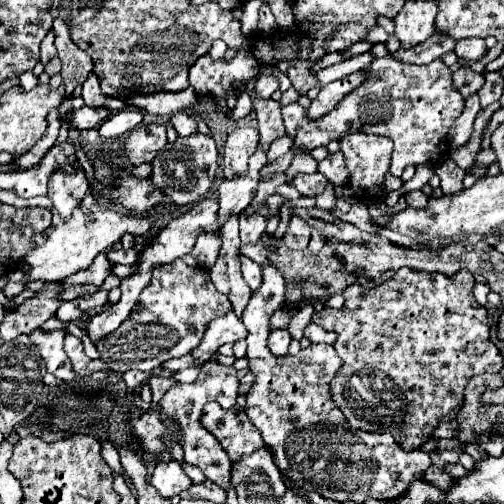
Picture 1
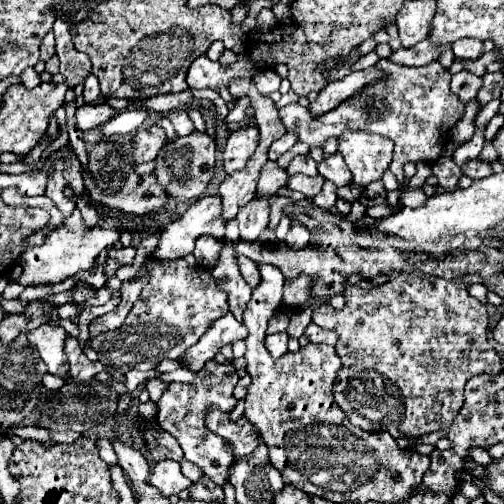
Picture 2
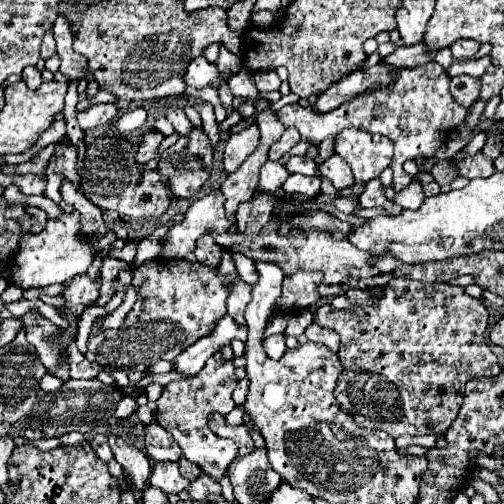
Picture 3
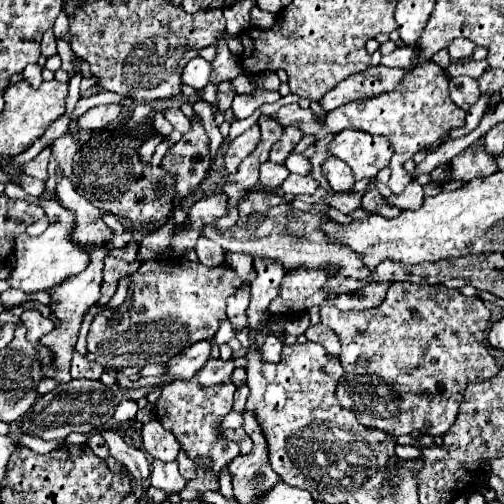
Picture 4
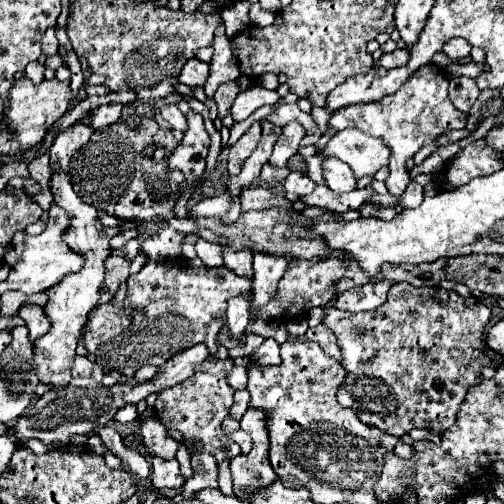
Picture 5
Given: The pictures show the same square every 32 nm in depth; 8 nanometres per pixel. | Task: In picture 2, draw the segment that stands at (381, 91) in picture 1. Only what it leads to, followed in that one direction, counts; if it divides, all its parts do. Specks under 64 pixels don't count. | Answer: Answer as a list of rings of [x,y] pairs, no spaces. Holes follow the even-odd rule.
[[[430,62],[426,66],[420,68],[408,68],[408,66],[398,66],[398,64],[386,64],[386,74],[388,78],[380,84],[370,84],[364,92],[358,92],[352,100],[346,100],[344,104],[340,104],[338,108],[322,114],[322,116],[312,116],[308,108],[300,108],[300,104],[288,104],[284,108],[280,108],[280,118],[284,122],[286,128],[294,128],[300,136],[300,142],[306,142],[308,146],[322,146],[330,136],[340,136],[340,132],[348,130],[368,130],[374,134],[382,134],[386,138],[390,138],[394,142],[394,160],[390,164],[390,170],[394,172],[398,186],[404,188],[406,186],[406,178],[402,172],[402,166],[406,162],[436,162],[438,154],[444,146],[444,142],[448,142],[448,132],[450,128],[464,116],[464,104],[460,104],[460,100],[456,100],[456,96],[452,96],[450,92],[450,72],[440,64],[440,62]]]

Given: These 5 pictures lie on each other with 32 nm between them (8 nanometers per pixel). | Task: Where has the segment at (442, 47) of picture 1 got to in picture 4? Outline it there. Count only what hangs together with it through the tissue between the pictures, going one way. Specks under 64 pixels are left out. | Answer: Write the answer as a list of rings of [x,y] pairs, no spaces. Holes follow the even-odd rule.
[[[402,46],[402,48],[396,48],[392,54],[382,56],[380,64],[382,64],[382,66],[388,66],[388,68],[396,68],[396,66],[400,66],[400,68],[410,68],[414,56],[416,56],[416,48]]]

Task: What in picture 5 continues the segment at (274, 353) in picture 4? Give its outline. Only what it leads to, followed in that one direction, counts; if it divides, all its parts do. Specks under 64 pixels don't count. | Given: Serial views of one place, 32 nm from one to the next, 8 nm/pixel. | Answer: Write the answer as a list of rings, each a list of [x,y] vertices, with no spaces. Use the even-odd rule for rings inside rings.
[[[274,338],[264,340],[254,352],[252,352],[252,364],[256,368],[266,368],[266,366],[278,366],[280,364],[280,346]]]

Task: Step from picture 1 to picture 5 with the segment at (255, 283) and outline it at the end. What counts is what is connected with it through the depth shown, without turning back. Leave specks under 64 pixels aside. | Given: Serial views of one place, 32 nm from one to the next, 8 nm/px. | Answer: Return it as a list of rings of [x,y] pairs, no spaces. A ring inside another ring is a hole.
[[[224,248],[224,264],[238,276],[252,278],[252,252],[250,250],[230,250]]]

